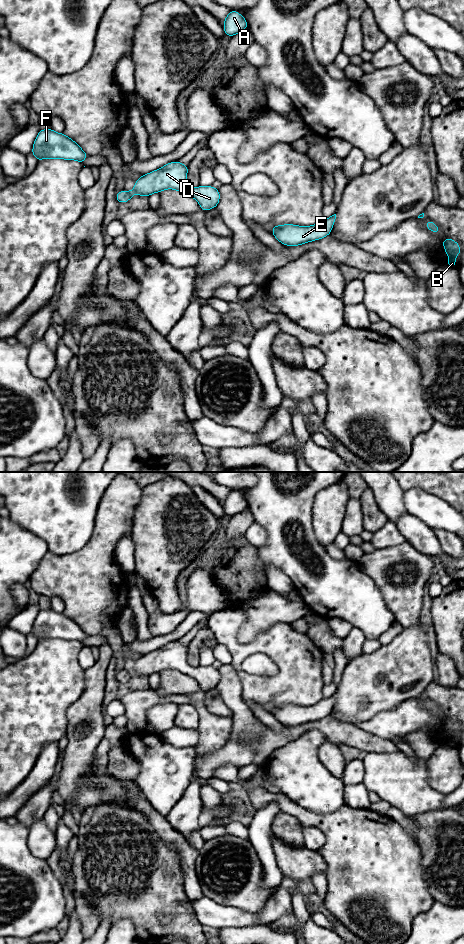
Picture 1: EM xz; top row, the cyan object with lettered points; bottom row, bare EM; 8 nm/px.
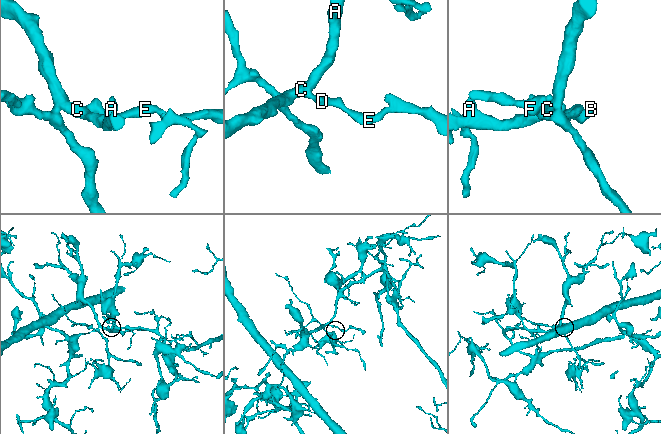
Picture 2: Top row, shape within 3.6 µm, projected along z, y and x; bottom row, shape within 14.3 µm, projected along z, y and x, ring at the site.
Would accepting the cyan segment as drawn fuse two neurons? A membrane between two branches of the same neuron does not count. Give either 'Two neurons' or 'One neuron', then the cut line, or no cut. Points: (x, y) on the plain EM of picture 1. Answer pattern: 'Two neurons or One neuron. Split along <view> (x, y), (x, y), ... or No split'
One neuron. No split

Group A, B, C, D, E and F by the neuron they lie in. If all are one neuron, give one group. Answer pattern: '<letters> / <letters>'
A B C D E F

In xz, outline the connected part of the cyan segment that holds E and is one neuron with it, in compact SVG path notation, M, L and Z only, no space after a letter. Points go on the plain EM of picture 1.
M336 694L327 699L322 699L312 706L276 705L272 707L271 713L285 726L299 726L330 715L335 699Z

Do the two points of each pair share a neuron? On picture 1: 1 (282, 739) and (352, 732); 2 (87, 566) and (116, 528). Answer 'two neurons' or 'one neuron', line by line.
1: one neuron
2: one neuron

